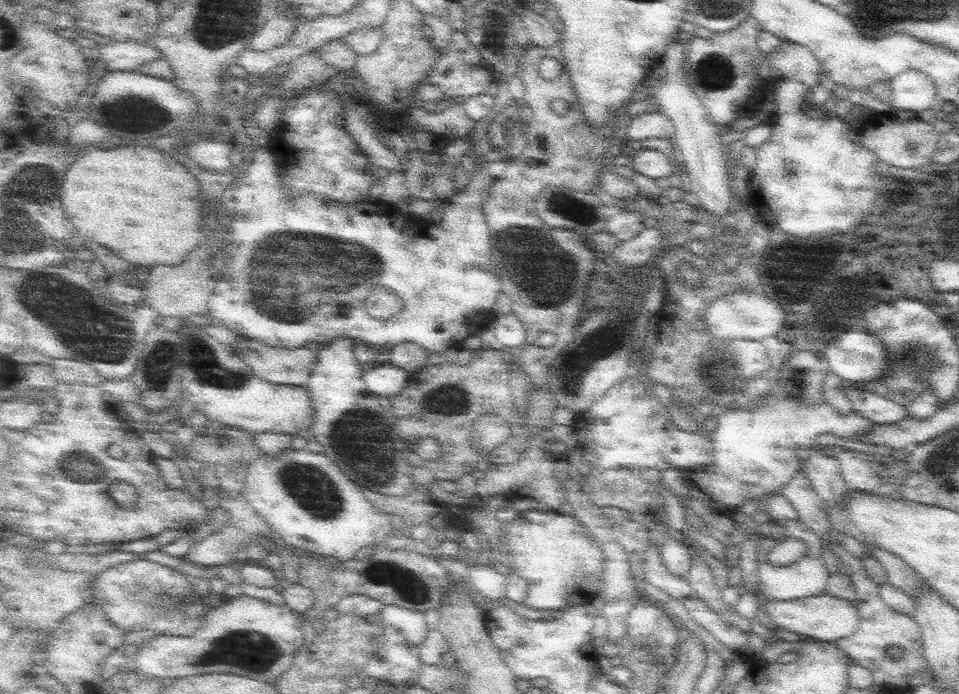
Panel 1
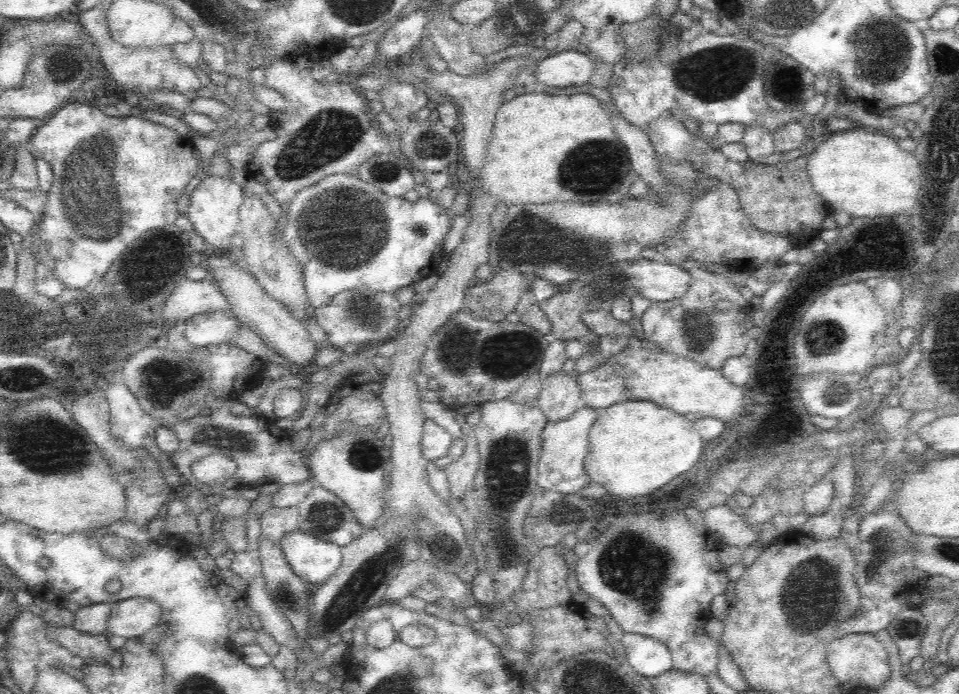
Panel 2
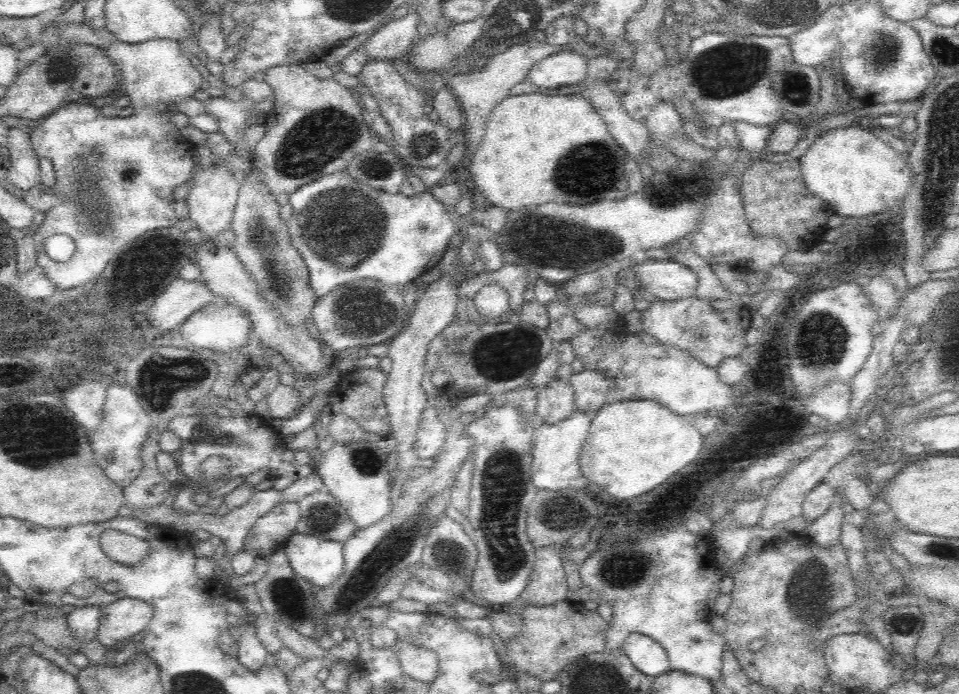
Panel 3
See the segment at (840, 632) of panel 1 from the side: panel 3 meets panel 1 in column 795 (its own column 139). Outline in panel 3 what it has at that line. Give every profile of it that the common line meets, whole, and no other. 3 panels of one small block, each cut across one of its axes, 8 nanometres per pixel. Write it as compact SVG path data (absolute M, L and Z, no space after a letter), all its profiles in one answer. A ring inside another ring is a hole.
M129 597L119 598L100 609L97 639L109 650L124 638L143 632L153 617L153 606Z

